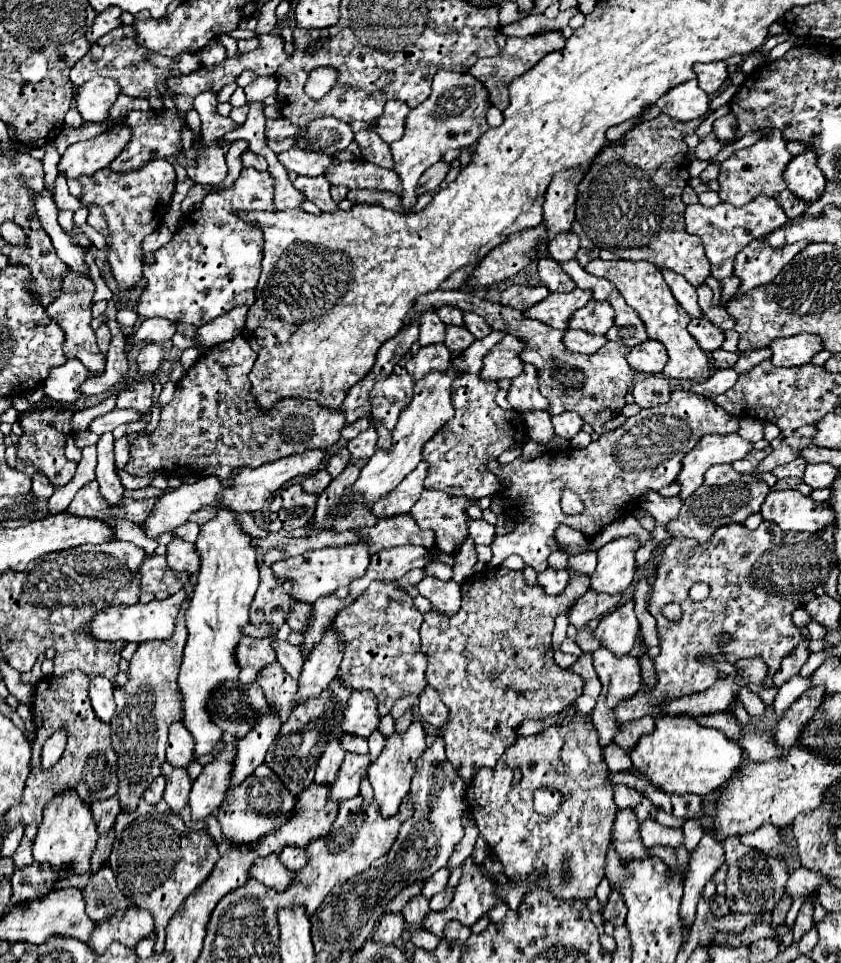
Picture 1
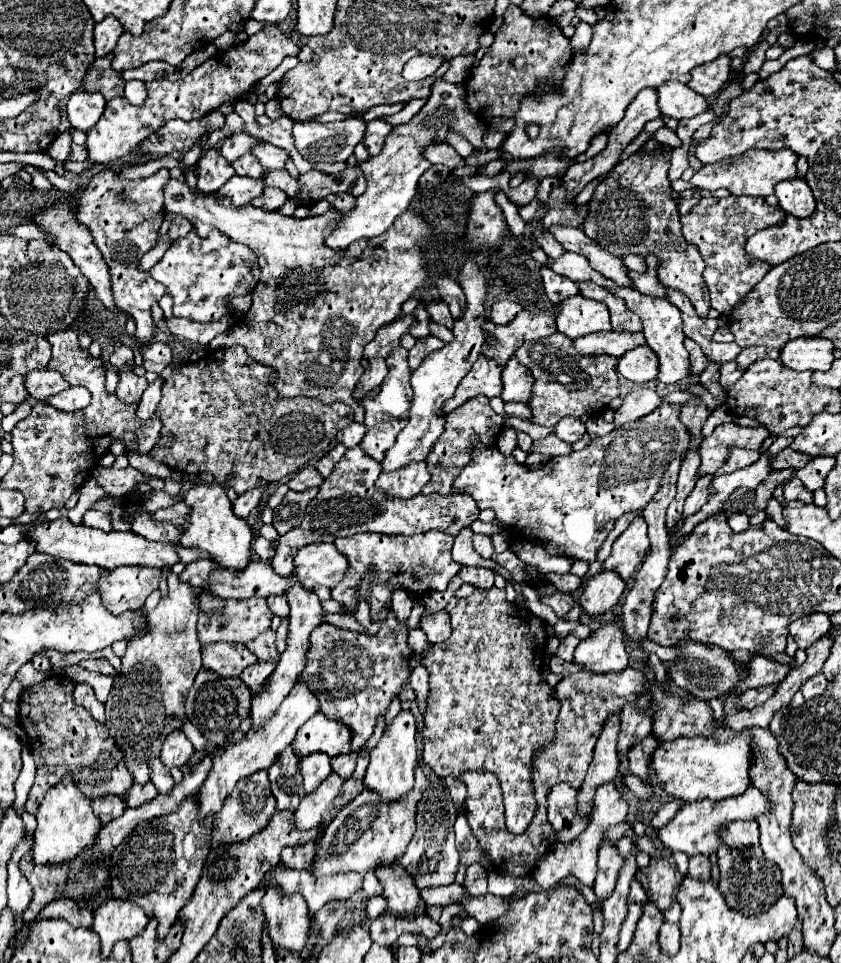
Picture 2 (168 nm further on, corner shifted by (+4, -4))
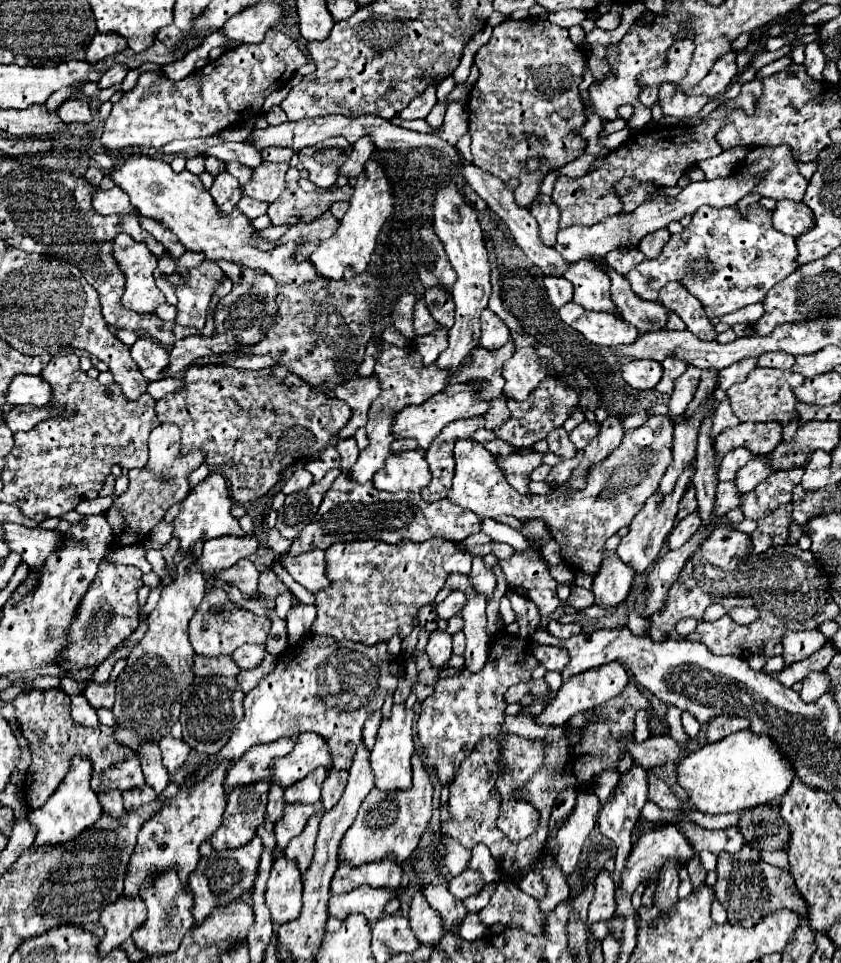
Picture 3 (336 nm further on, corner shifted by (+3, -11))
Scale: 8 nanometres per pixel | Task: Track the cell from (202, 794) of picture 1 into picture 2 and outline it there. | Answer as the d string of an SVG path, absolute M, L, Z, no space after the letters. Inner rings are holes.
M298 682L292 688L292 692L284 698L284 702L276 710L276 714L270 720L266 720L266 724L260 724L258 728L252 728L246 734L246 738L236 742L234 746L226 748L226 750L220 750L214 756L212 772L208 774L206 782L200 788L200 818L216 814L222 808L226 796L232 792L232 788L236 786L236 782L240 778L244 778L252 772L258 772L258 770L268 770L272 766L272 762L276 762L276 758L284 752L284 748L292 744L298 728L306 720L310 720L318 710L320 710L320 704L316 702L316 696L308 690L308 686L304 682Z

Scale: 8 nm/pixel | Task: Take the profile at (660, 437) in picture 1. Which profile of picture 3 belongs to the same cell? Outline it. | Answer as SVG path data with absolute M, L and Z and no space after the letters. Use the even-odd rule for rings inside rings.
M653 415L645 425L637 427L637 429L629 429L625 433L625 439L621 441L621 445L609 453L609 457L605 457L601 463L593 465L587 475L585 475L585 489L575 489L575 491L567 491L563 485L553 487L547 495L521 495L519 491L515 491L507 479L503 469L497 465L495 457L483 447L483 443L479 441L457 441L455 443L455 477L453 477L453 487L449 489L447 499L455 505L461 505L469 511L475 511L479 517L501 517L501 515L513 515L517 519L543 519L549 533L553 535L553 539L561 545L561 557L563 561L569 561L571 565L583 569L585 573L597 573L603 561L603 549L605 549L605 541L615 535L621 527L629 527L633 517L641 511L641 507L645 505L645 501L657 491L661 475L667 471L669 463L673 461L673 423L667 415Z

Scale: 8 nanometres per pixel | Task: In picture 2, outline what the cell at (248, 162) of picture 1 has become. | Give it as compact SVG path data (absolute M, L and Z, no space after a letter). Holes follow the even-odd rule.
M252 154L240 156L240 160L234 160L232 166L234 166L234 170L236 170L238 176L252 176L252 178L264 176L264 168L260 166L260 162Z

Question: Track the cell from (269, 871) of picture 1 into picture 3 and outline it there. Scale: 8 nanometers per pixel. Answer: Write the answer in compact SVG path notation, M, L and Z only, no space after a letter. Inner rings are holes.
M361 885L349 893L335 893L329 899L329 915L345 919L351 913L361 913L367 921L377 921L381 917L383 905L391 899L389 891L373 889L369 885Z

